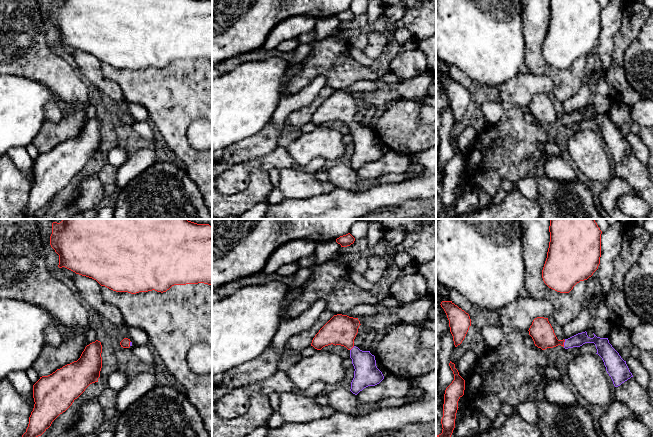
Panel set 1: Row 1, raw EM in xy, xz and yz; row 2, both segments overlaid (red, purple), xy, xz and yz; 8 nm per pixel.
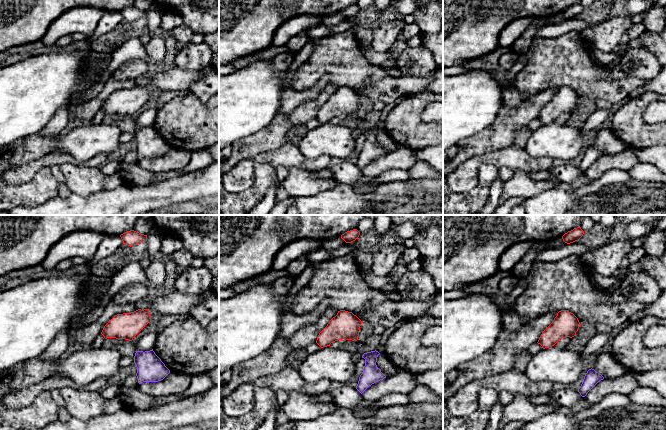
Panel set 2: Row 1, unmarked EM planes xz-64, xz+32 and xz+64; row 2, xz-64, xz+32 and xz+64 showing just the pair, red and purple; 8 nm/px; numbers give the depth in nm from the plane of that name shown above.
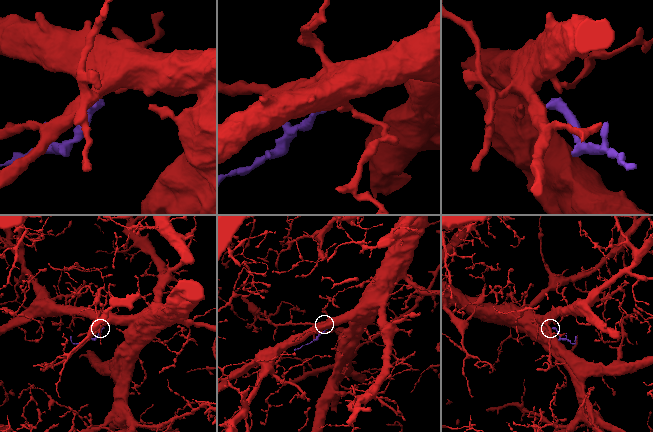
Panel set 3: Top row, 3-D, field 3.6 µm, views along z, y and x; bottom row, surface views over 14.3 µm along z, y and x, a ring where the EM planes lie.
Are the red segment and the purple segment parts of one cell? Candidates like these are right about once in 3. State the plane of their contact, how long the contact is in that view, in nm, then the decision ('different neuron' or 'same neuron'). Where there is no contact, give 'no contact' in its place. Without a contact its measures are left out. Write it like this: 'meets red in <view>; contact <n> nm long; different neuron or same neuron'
meets red in yz; contact 60 nm long; same neuron

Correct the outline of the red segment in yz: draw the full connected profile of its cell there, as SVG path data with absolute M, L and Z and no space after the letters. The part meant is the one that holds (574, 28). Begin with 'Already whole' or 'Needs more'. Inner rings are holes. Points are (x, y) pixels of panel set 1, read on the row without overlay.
Already whole. M550 0L550 18L542 46L544 59L560 69L569 69L580 57L598 45L601 33L601 10L597 0Z

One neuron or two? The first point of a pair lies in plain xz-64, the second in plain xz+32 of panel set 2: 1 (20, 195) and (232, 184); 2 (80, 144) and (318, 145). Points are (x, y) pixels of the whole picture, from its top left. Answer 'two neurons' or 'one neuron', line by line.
1: two neurons
2: one neuron

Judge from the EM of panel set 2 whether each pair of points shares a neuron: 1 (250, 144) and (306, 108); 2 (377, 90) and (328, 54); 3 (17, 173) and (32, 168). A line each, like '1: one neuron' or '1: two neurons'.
1: one neuron
2: one neuron
3: one neuron

